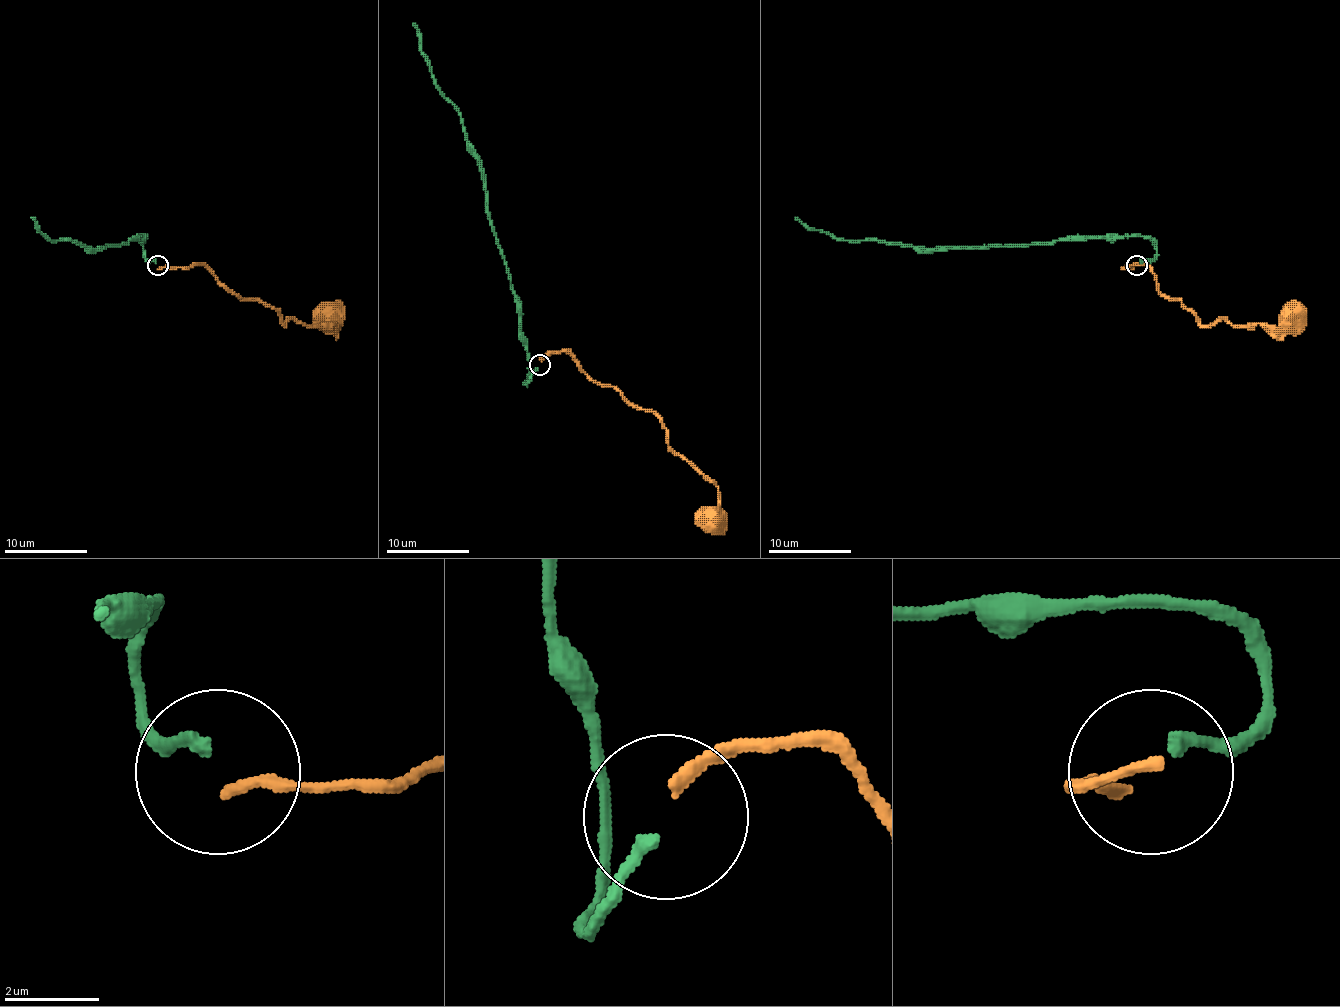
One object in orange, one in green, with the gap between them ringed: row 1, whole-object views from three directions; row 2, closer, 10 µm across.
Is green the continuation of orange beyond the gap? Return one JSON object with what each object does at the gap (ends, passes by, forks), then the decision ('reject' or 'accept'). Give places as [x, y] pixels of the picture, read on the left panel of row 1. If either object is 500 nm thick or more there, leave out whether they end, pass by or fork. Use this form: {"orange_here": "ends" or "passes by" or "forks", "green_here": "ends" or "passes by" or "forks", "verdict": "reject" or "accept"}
{"orange_here": "ends", "green_here": "ends", "verdict": "reject"}

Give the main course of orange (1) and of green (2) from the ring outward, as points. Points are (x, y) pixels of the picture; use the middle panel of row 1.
1: (541, 362), (550, 353), (566, 351), (585, 374), (652, 411), (672, 449), (718, 488), (712, 515)
2: (537, 368), (525, 384), (527, 341), (490, 218), (481, 160), (467, 139), (460, 112), (436, 83), (413, 23)

